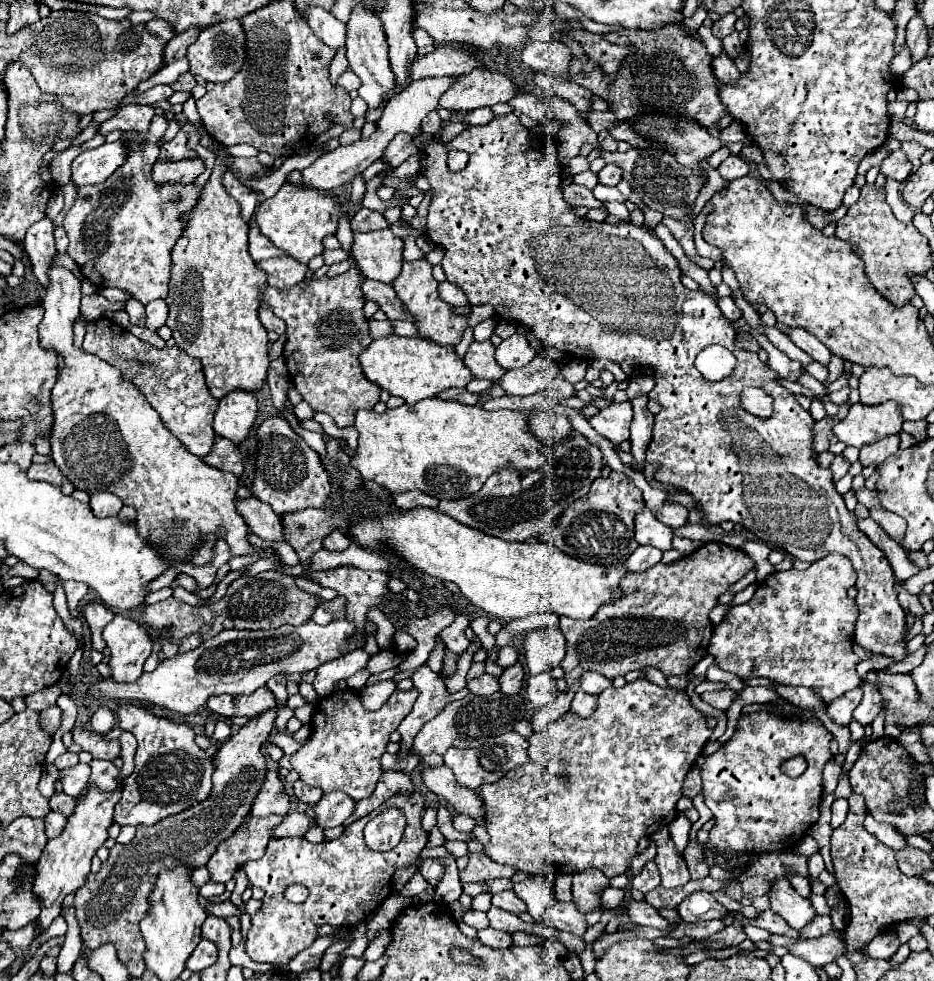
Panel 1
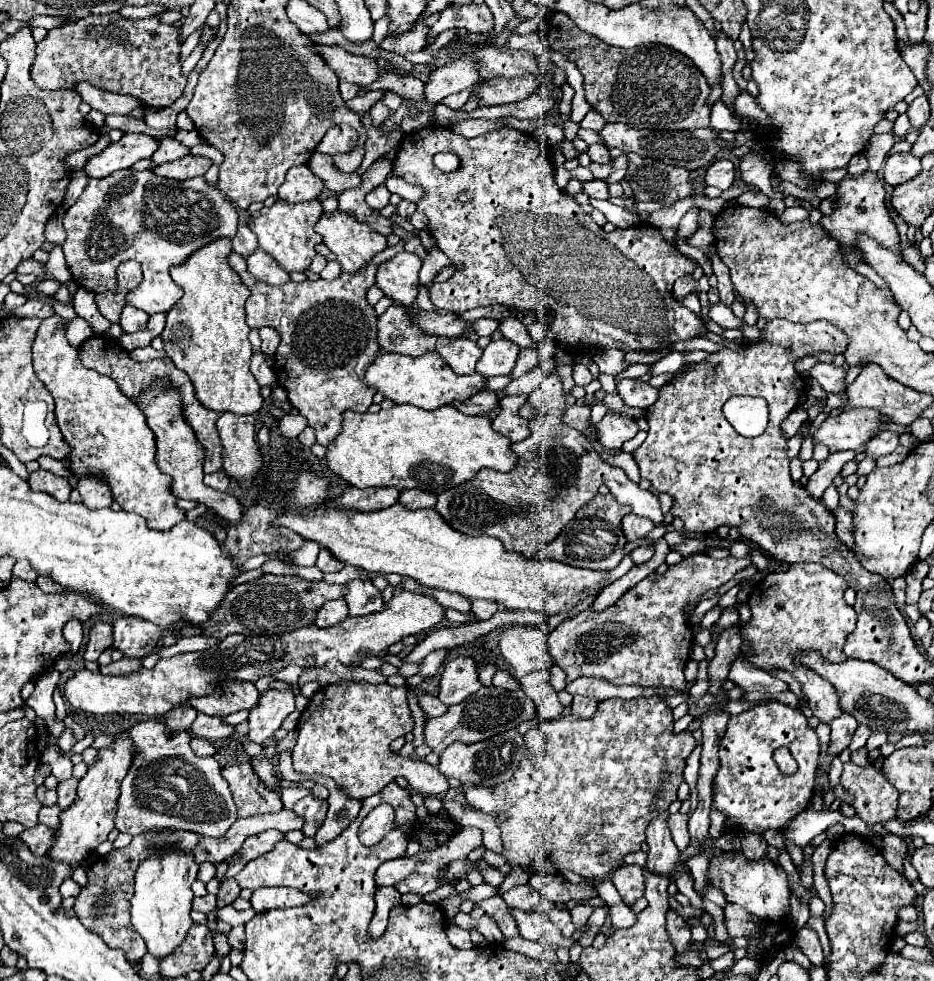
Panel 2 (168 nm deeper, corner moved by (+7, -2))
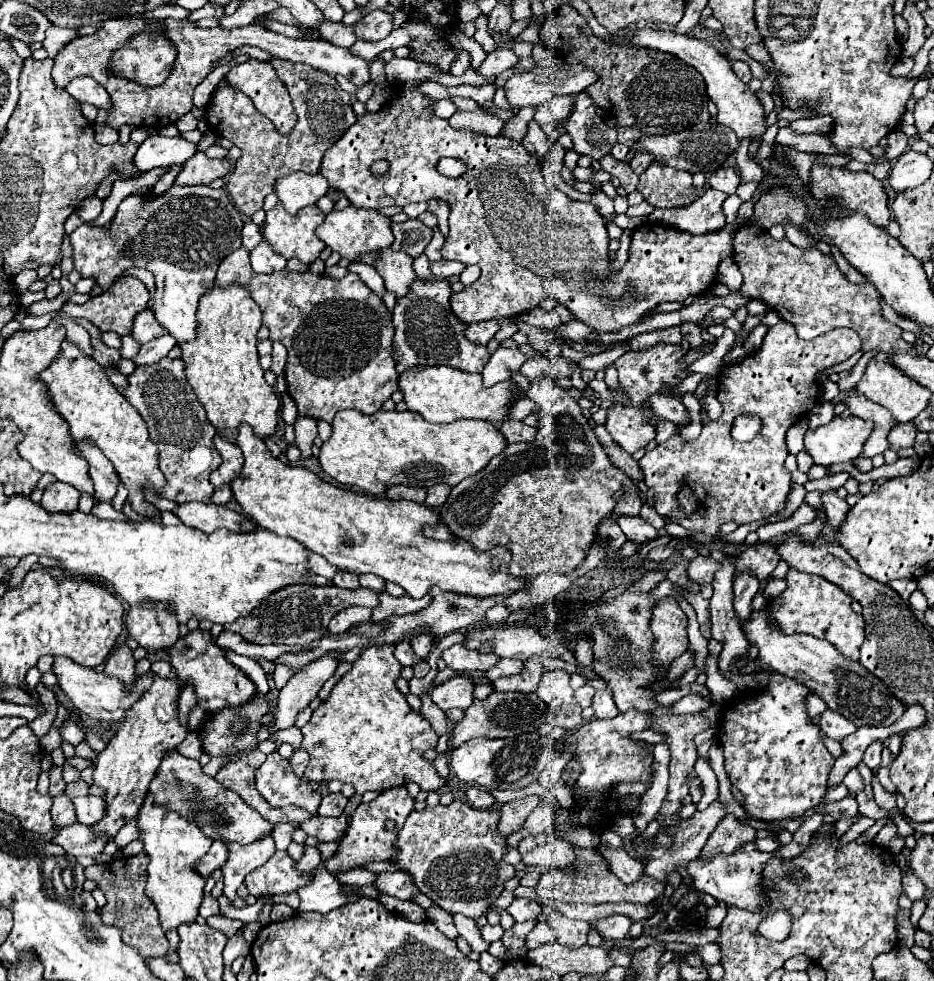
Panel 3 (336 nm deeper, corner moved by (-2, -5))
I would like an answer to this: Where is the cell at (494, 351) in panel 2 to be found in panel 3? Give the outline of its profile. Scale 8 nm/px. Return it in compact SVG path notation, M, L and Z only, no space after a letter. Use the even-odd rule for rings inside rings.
M499 348L491 360L483 368L483 384L493 386L497 382L509 380L511 374L519 372L521 364L525 362L525 354L521 354L519 348Z

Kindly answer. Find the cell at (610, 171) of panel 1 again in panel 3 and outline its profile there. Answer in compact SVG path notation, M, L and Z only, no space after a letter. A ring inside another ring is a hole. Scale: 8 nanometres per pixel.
M639 152L639 154L629 162L629 166L633 168L633 172L641 174L645 168L649 168L649 164L653 164L653 160L655 160L655 156L653 156L651 152Z

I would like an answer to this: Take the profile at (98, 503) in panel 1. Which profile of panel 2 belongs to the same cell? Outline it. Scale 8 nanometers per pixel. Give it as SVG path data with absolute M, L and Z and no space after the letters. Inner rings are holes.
M84 477L78 481L78 491L82 495L82 503L88 509L102 509L102 507L110 507L112 505L112 493L106 487L106 483L92 479L92 477Z

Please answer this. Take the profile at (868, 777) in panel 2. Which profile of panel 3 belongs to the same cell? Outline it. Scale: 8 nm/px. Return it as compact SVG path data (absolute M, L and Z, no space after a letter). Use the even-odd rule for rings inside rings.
M853 768L853 770L849 770L849 772L847 772L847 776L843 778L843 784L849 788L849 792L851 792L851 794L855 794L855 792L863 790L863 778L861 778L861 774L857 772L857 768Z

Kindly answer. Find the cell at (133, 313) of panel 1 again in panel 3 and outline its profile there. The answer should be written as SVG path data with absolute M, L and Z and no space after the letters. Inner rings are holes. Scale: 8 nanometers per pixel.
M145 310L145 312L141 312L137 316L137 322L133 324L133 334L131 336L135 340L139 340L141 344L145 344L145 342L149 342L153 338L159 338L163 334L167 334L167 330L155 320L155 316L151 314L151 310Z

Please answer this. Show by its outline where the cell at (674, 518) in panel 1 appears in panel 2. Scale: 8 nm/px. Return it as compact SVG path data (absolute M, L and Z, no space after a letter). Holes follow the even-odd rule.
M550 373L546 381L530 393L528 401L534 405L538 415L530 421L530 437L522 443L512 443L512 449L518 455L518 465L508 473L480 469L476 479L470 483L452 487L438 495L434 509L450 527L470 537L496 537L502 541L506 551L536 557L538 549L544 547L544 543L550 543L574 513L598 493L600 483L606 483L616 501L630 505L638 517L646 517L656 525L664 521L656 493L640 489L620 467L604 463L580 431L562 423L560 417L566 409L566 401L558 373Z

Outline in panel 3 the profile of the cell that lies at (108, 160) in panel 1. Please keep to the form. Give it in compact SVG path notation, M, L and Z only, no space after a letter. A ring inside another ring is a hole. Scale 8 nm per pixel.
M151 136L137 150L137 166L147 172L153 168L171 168L175 164L185 164L197 152L197 144L185 138Z

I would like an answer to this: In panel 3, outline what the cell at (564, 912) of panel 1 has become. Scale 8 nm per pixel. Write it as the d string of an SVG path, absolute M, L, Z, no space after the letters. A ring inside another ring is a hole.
M557 912L549 916L549 924L557 934L557 942L571 948L581 948L587 944L589 924L583 920L569 920Z

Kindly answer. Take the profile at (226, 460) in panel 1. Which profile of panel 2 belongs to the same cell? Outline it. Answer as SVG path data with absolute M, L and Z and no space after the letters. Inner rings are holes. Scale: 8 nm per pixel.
M216 471L216 473L210 473L210 475L204 475L204 483L212 489L218 489L218 491L226 491L228 485L230 485L230 477L226 475L226 471Z

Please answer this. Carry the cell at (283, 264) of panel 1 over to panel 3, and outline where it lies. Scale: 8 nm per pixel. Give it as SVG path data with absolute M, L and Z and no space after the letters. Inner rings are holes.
M265 240L249 252L249 258L251 258L253 270L261 272L261 274L283 270L287 266L287 260L281 258L277 252L273 252L273 248L269 246L269 242L265 242Z

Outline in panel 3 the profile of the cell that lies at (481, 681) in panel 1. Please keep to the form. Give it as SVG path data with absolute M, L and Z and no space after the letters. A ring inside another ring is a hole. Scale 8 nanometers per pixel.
M459 674L455 678L431 688L429 698L441 710L449 710L449 708L467 710L471 706L471 702L473 702L473 682L465 674Z

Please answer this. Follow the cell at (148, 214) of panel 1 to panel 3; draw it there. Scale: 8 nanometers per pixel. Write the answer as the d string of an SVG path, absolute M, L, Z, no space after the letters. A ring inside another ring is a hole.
M173 184L163 196L153 196L151 192L147 192L145 196L127 196L119 204L109 232L105 228L91 228L89 224L81 224L73 234L69 234L69 242L73 248L75 270L83 278L95 278L97 284L105 290L131 266L151 270L157 284L157 290L153 294L153 314L179 344L185 344L197 338L195 312L199 300L211 290L221 260L241 246L241 228L243 218L223 188L213 190L209 186Z

